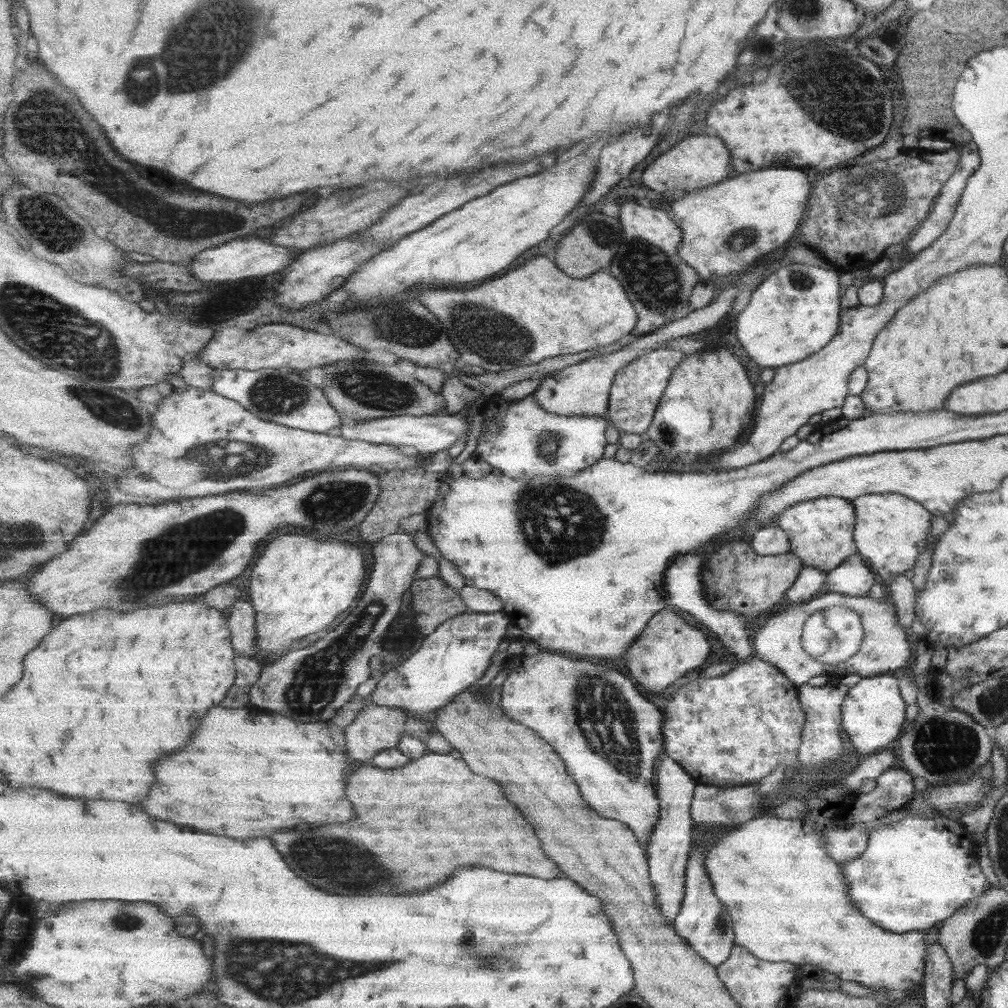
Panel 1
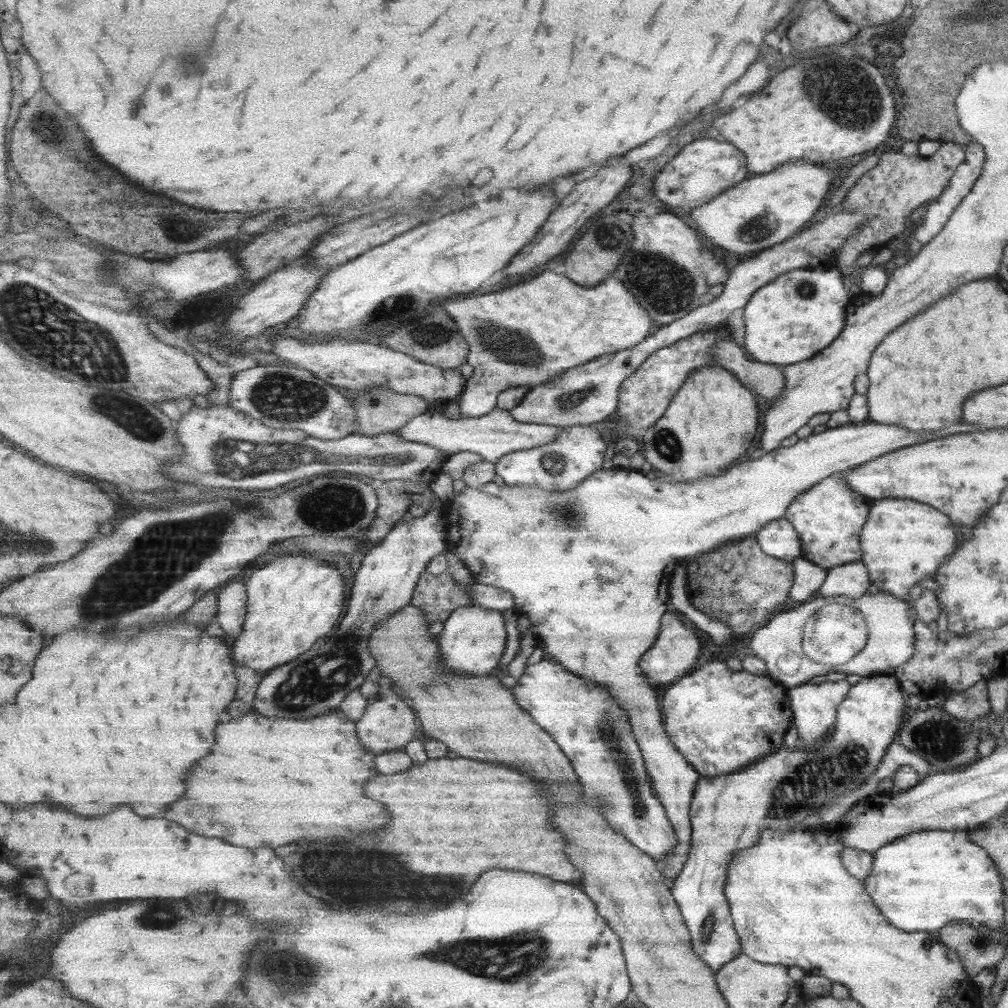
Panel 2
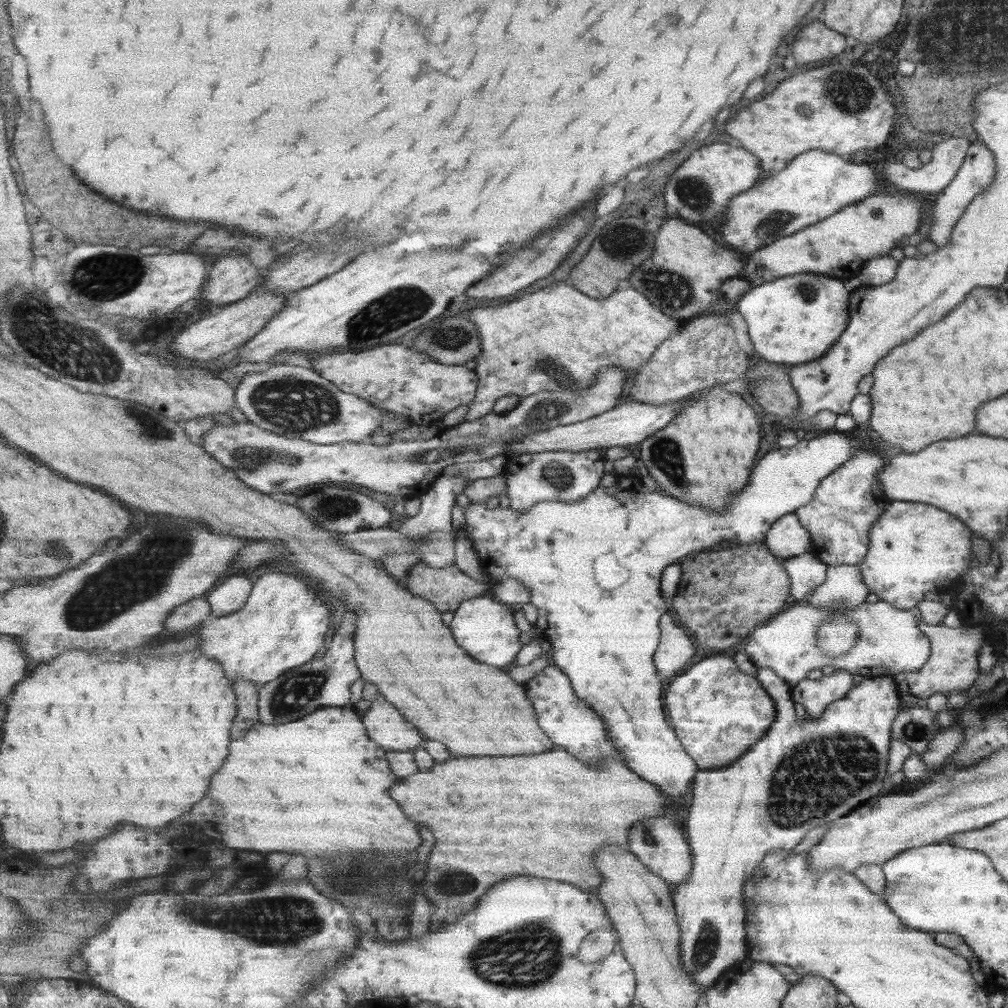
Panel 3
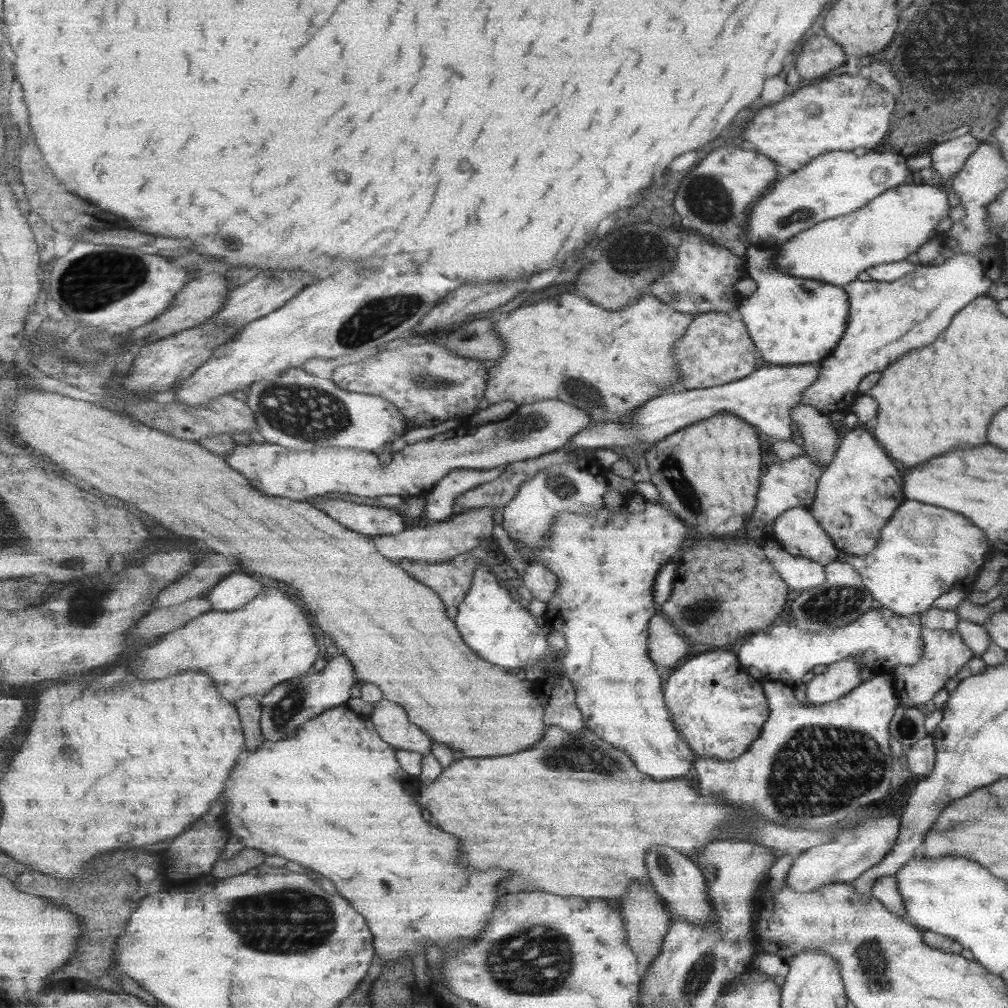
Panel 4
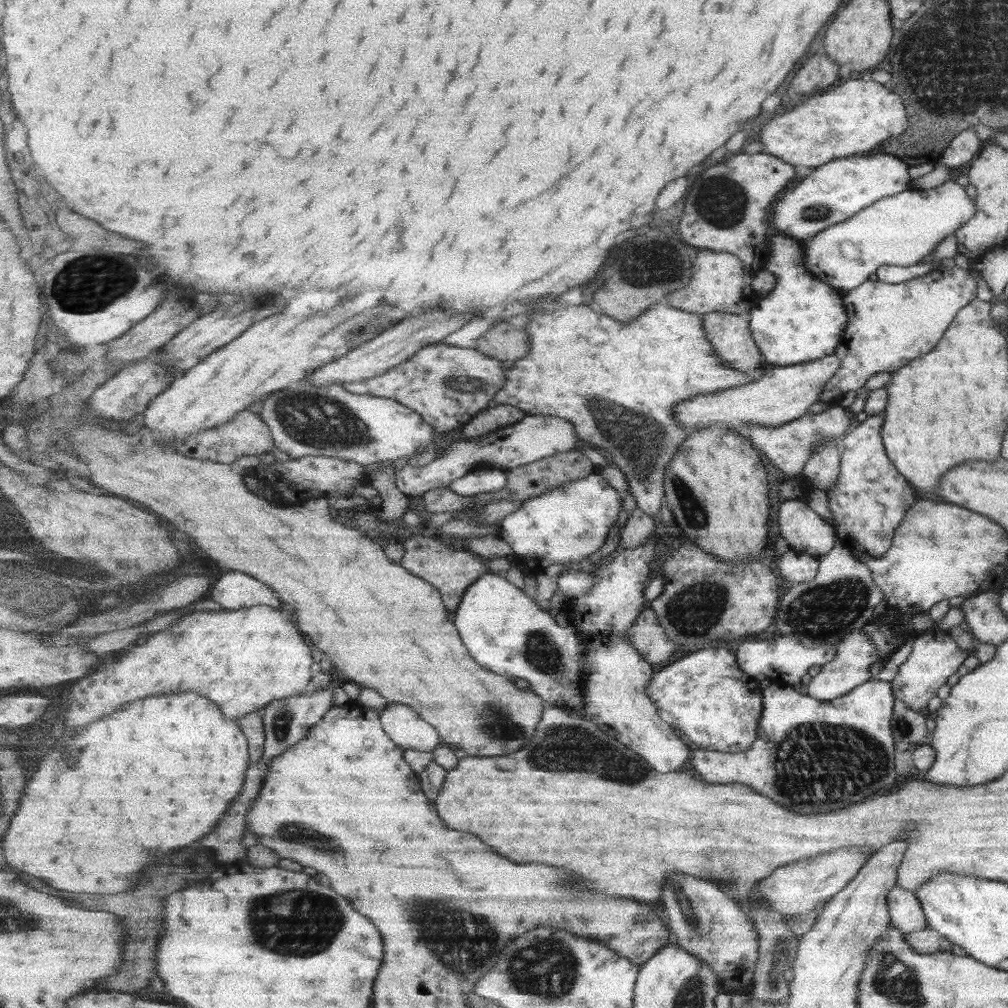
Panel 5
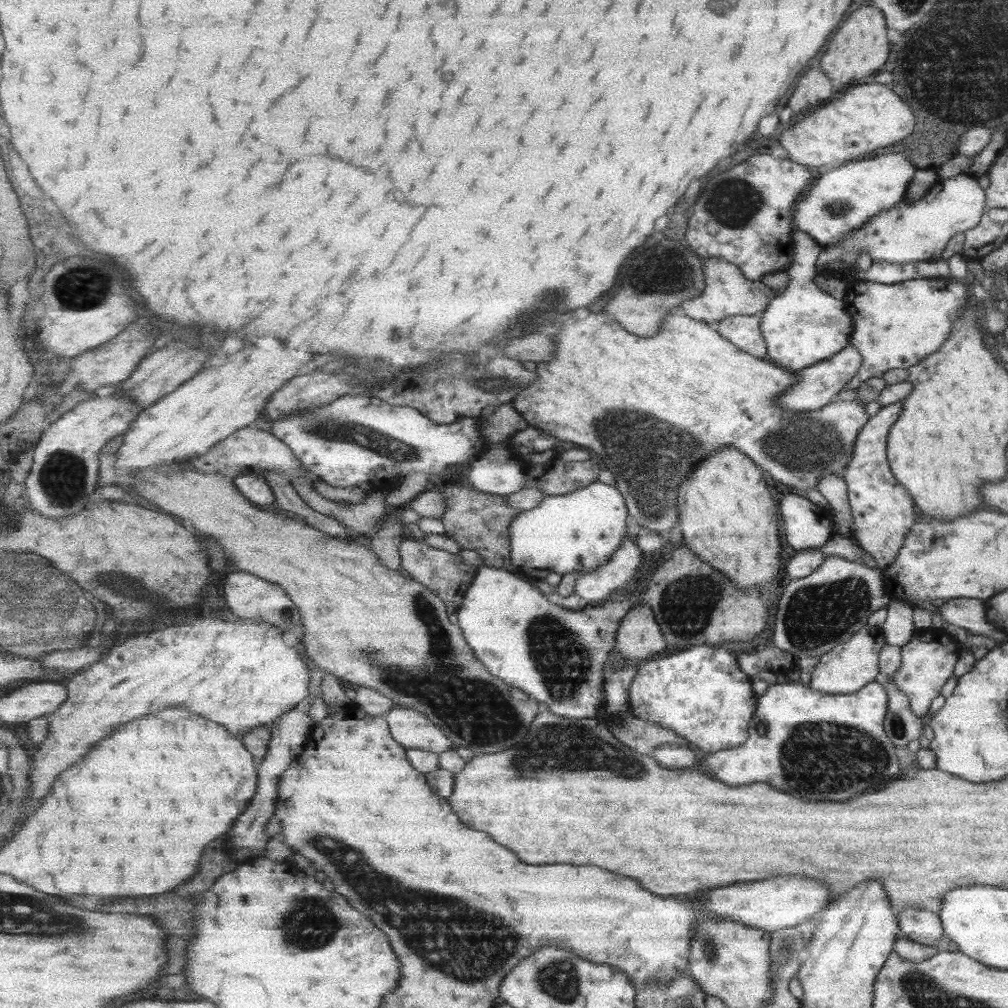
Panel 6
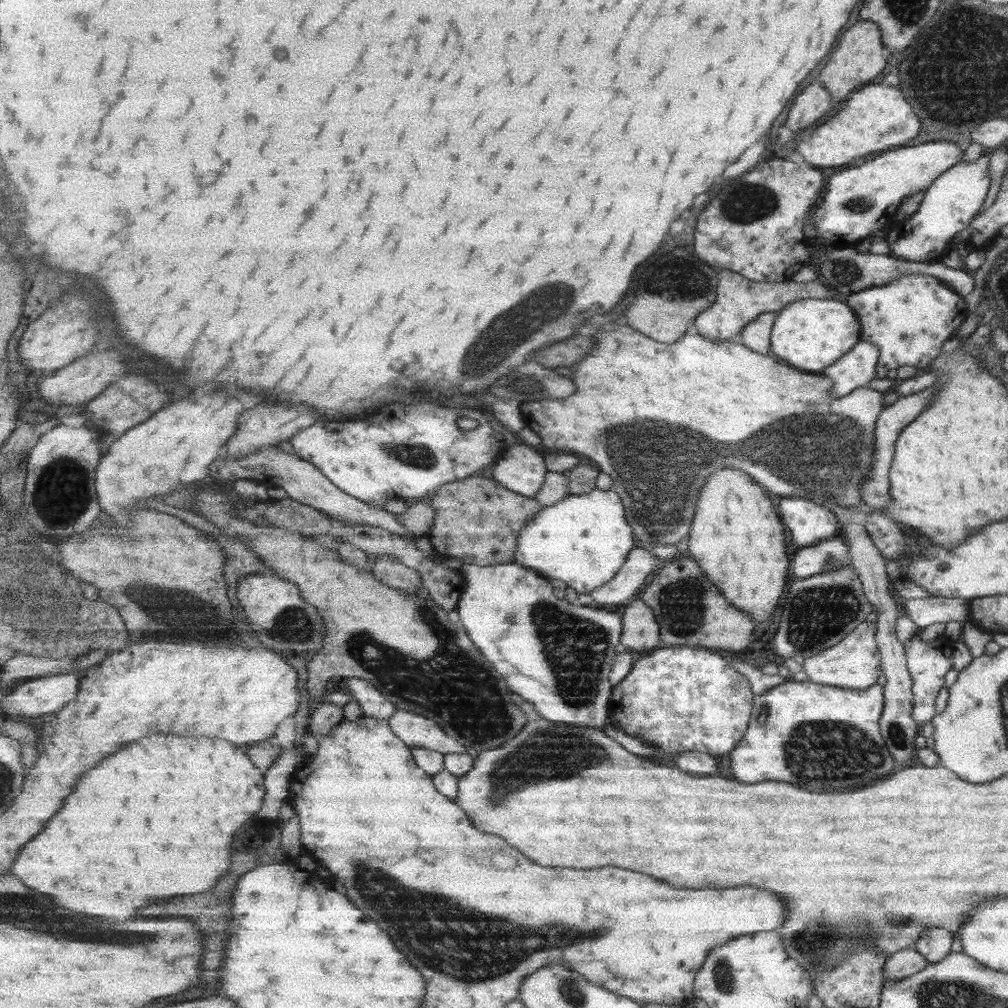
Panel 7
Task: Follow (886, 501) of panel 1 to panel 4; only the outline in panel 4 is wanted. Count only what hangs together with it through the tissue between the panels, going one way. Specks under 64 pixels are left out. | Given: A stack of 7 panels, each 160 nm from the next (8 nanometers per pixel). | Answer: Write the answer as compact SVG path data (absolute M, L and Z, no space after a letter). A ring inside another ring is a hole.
M905 498L885 526L878 530L876 545L869 554L863 555L863 564L851 564L851 560L843 562L847 562L856 570L862 585L881 607L901 616L909 616L925 613L940 594L965 586L973 587L972 584L989 549L985 542L985 534L977 526L973 526L967 518L949 512L945 508Z

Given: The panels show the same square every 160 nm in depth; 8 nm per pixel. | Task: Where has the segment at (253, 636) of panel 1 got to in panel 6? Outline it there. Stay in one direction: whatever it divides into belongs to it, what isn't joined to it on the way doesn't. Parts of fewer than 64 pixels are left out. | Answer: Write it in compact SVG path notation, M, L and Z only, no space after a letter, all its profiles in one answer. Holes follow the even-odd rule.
M233 572L226 578L224 584L225 601L229 602L231 610L241 616L241 618L251 618L255 622L268 622L283 630L293 630L293 628L304 628L303 616L295 602L287 596L288 592L283 590L280 584L273 584L267 580L261 580L259 576L253 576L249 572Z

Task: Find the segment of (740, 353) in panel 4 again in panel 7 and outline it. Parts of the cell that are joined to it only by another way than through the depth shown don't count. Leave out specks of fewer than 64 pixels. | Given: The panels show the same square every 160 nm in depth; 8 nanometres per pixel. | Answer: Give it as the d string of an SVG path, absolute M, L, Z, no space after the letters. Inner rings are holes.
M767 312L749 320L749 324L741 329L738 342L749 347L753 352L762 355L771 354L769 334L772 331L773 319L775 319L775 313Z

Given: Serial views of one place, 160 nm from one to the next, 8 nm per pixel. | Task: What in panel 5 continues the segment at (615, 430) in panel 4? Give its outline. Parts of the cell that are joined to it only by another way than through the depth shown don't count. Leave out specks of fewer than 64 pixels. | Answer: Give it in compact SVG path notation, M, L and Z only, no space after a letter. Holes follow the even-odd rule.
M835 355L792 366L768 366L758 371L759 375L754 381L721 392L688 398L676 406L676 417L680 423L683 420L683 430L703 429L710 424L735 428L735 431L749 423L762 427L784 425L807 412L809 406L818 400L821 389L837 373L837 369L839 362Z

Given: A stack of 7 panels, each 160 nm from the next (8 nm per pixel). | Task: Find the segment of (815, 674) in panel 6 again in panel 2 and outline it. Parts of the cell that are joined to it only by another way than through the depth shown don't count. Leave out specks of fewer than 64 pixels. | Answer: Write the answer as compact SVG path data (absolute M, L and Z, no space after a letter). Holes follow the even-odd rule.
M843 679L841 682L824 681L819 684L807 682L787 690L787 697L789 702L791 702L791 709L795 717L793 719L793 724L798 734L797 745L810 745L812 742L821 740L821 738L824 739L825 734L831 732L836 706L844 699L849 687L849 684Z

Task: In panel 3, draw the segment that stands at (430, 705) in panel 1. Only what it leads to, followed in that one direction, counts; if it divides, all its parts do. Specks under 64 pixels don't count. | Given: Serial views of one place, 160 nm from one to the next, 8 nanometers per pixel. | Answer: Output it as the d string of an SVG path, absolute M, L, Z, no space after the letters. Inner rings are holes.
M489 591L462 602L454 613L450 626L456 636L457 644L460 644L461 648L464 648L474 659L503 668L515 662L517 654L523 648L521 630L517 626L514 613L509 606L498 601L492 591Z

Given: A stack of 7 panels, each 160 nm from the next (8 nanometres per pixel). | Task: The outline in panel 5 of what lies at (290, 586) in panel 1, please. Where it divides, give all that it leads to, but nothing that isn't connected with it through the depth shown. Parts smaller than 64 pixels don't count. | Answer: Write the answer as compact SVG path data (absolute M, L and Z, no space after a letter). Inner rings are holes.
M265 605L225 612L195 612L191 616L172 622L167 630L154 632L145 643L129 645L116 662L101 665L82 679L77 679L71 686L69 702L65 701L65 712L62 713L63 728L67 728L67 732L73 736L77 728L97 722L103 716L121 710L125 704L133 700L191 690L211 698L219 706L223 704L221 710L229 720L240 720L255 712L257 708L264 710L274 700L309 693L311 678L316 668L311 656L311 646L305 642L305 638L307 637L301 636L297 626L287 620L283 610L275 610Z

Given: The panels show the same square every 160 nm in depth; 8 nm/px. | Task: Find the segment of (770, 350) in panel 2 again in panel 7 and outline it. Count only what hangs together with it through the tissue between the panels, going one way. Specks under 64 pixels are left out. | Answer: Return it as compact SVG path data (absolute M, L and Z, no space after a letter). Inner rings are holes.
M800 299L789 302L775 314L769 340L771 354L778 359L801 371L820 374L857 343L859 336L859 322L844 303L829 299Z

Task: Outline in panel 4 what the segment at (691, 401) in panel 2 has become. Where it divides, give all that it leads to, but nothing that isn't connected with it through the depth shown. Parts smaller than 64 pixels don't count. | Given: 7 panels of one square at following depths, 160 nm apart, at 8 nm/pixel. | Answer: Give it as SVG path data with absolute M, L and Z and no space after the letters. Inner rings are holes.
M723 412L713 418L692 423L675 435L649 446L645 451L645 464L650 478L659 490L661 498L667 502L667 506L679 514L690 530L694 532L707 532L721 538L737 538L737 530L745 526L747 518L756 508L757 484L760 484L759 470L761 470L761 446L757 442L755 430L751 424L741 420L736 414Z

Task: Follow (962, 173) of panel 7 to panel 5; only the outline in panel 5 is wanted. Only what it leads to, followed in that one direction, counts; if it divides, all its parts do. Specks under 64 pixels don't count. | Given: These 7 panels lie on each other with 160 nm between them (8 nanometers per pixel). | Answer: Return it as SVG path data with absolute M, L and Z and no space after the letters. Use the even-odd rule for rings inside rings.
M953 179L928 190L907 188L884 196L847 220L824 228L812 238L801 240L804 265L821 282L841 292L848 291L859 286L881 265L921 263L921 258L932 254L935 246L948 234L954 234L973 213L974 200Z

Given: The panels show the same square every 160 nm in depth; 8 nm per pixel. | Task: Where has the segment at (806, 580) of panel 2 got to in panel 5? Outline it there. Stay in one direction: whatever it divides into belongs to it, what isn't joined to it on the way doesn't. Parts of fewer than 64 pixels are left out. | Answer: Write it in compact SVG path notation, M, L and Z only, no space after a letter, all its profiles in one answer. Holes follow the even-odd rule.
M793 550L779 554L774 562L779 570L780 576L786 581L801 582L801 580L813 580L818 569L818 559L807 553L795 552Z

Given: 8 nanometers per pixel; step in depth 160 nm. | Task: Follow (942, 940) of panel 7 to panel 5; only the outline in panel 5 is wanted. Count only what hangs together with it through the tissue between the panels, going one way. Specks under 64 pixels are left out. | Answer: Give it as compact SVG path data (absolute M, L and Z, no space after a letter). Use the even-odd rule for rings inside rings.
M895 884L886 894L886 905L890 926L897 930L911 933L927 928L921 905L912 892Z

